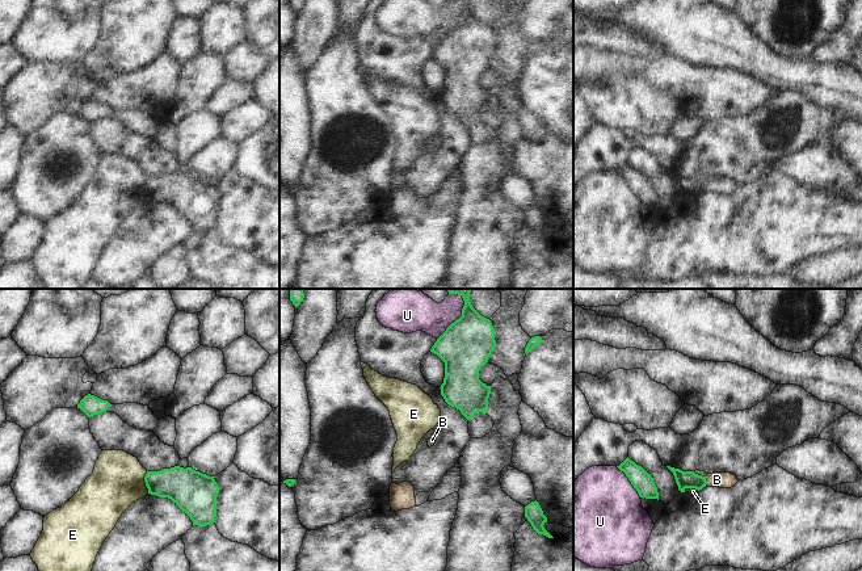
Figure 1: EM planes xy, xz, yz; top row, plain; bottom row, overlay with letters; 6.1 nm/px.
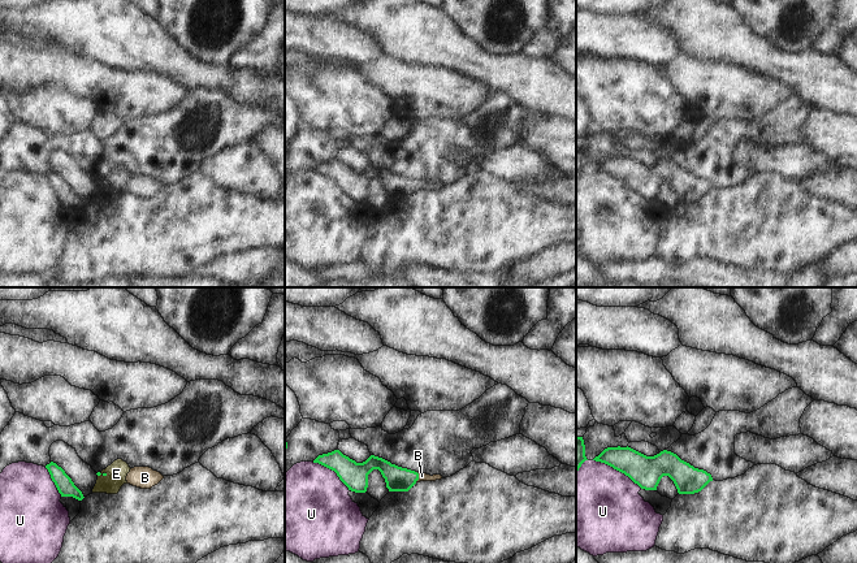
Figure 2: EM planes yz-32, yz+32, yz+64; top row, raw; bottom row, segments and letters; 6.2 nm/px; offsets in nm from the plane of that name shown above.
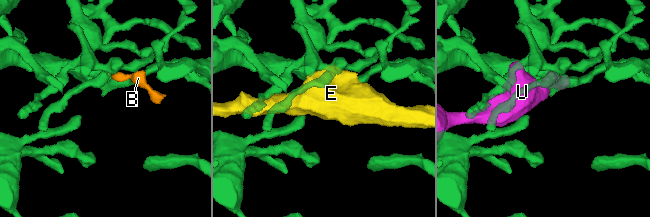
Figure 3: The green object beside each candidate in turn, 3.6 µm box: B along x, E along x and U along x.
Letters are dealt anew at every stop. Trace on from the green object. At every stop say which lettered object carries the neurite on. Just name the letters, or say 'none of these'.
B

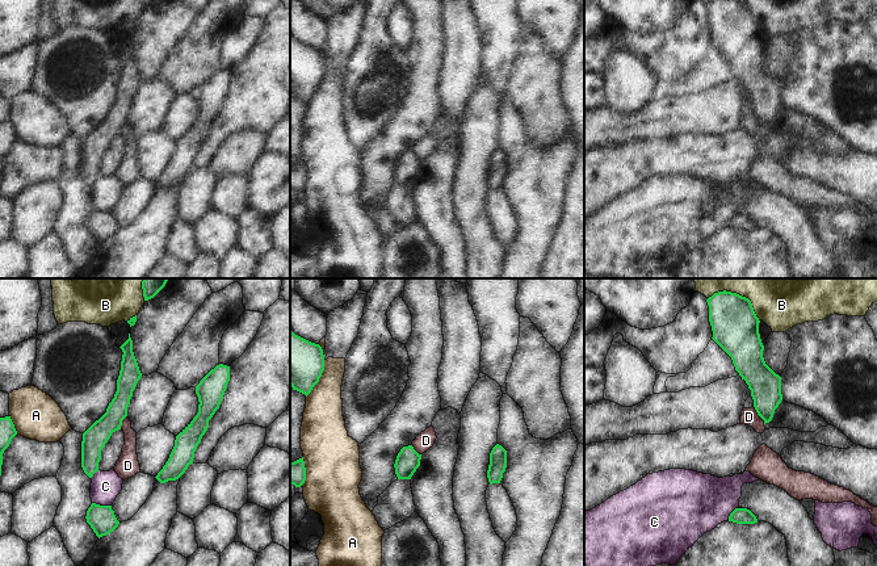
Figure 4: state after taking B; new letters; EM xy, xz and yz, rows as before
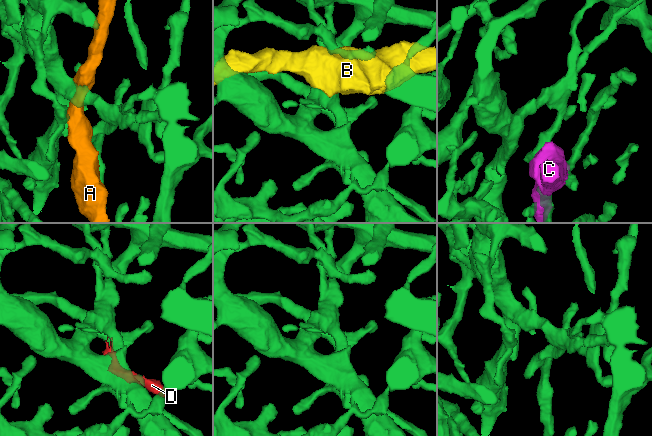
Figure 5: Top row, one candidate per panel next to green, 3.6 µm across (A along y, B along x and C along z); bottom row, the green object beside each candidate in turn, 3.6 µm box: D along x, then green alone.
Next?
D

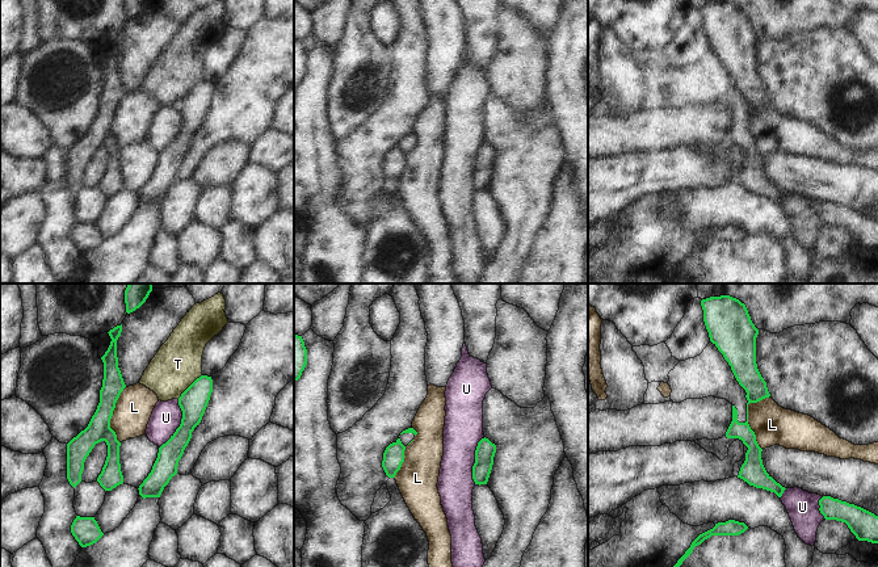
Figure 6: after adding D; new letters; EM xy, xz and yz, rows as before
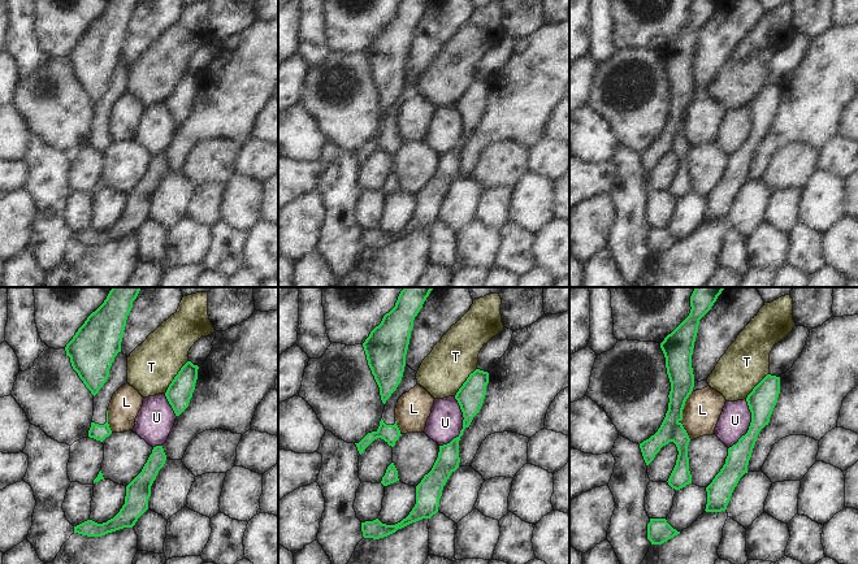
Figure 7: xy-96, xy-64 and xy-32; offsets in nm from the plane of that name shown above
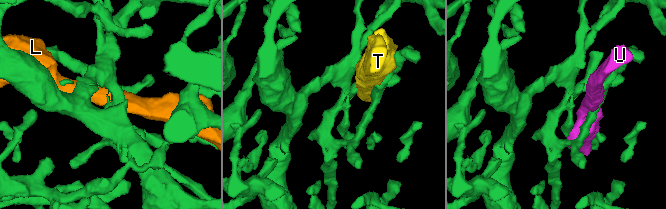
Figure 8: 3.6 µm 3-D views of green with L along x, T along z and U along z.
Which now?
none of these

